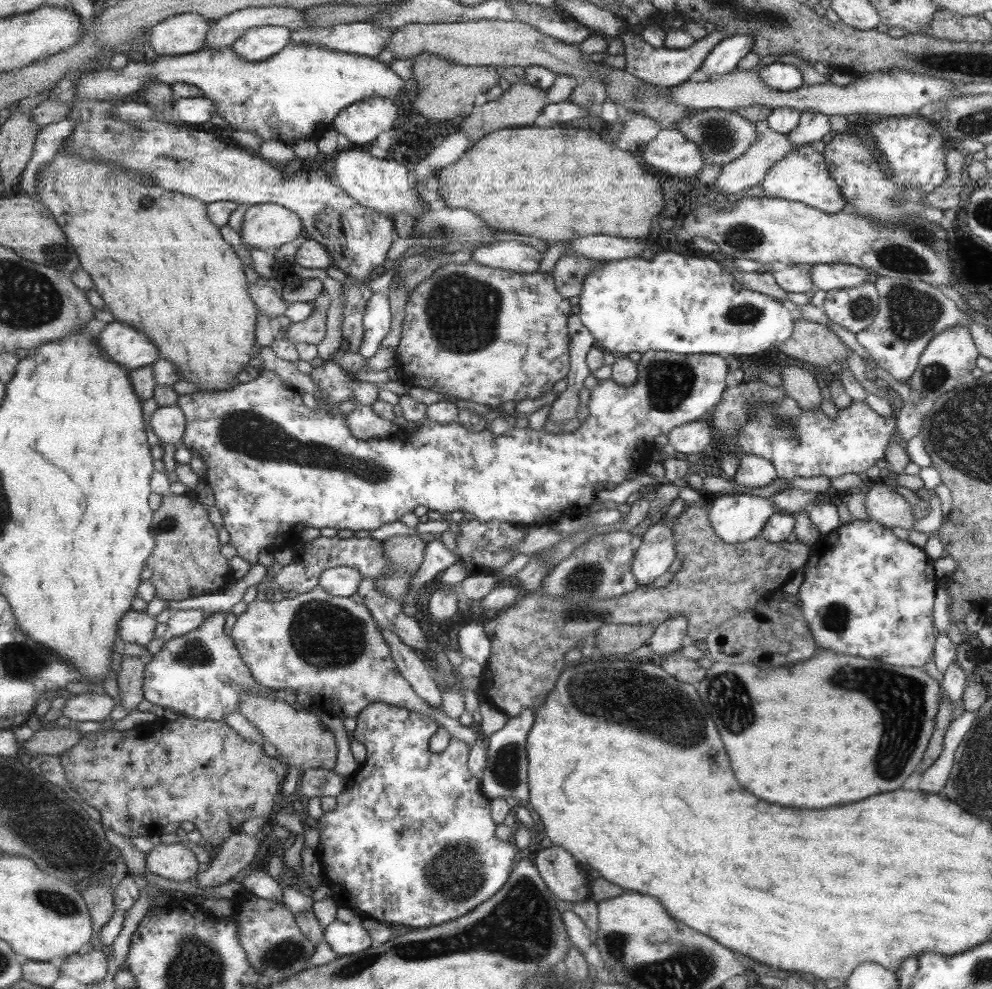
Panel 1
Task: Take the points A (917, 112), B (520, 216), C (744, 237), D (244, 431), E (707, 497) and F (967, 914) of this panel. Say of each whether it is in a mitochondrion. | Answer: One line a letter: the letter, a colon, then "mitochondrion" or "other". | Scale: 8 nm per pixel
A: other
B: other
C: mitochondrion
D: mitochondrion
E: other
F: other

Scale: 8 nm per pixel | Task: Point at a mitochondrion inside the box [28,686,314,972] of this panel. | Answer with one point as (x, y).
(61, 902)

